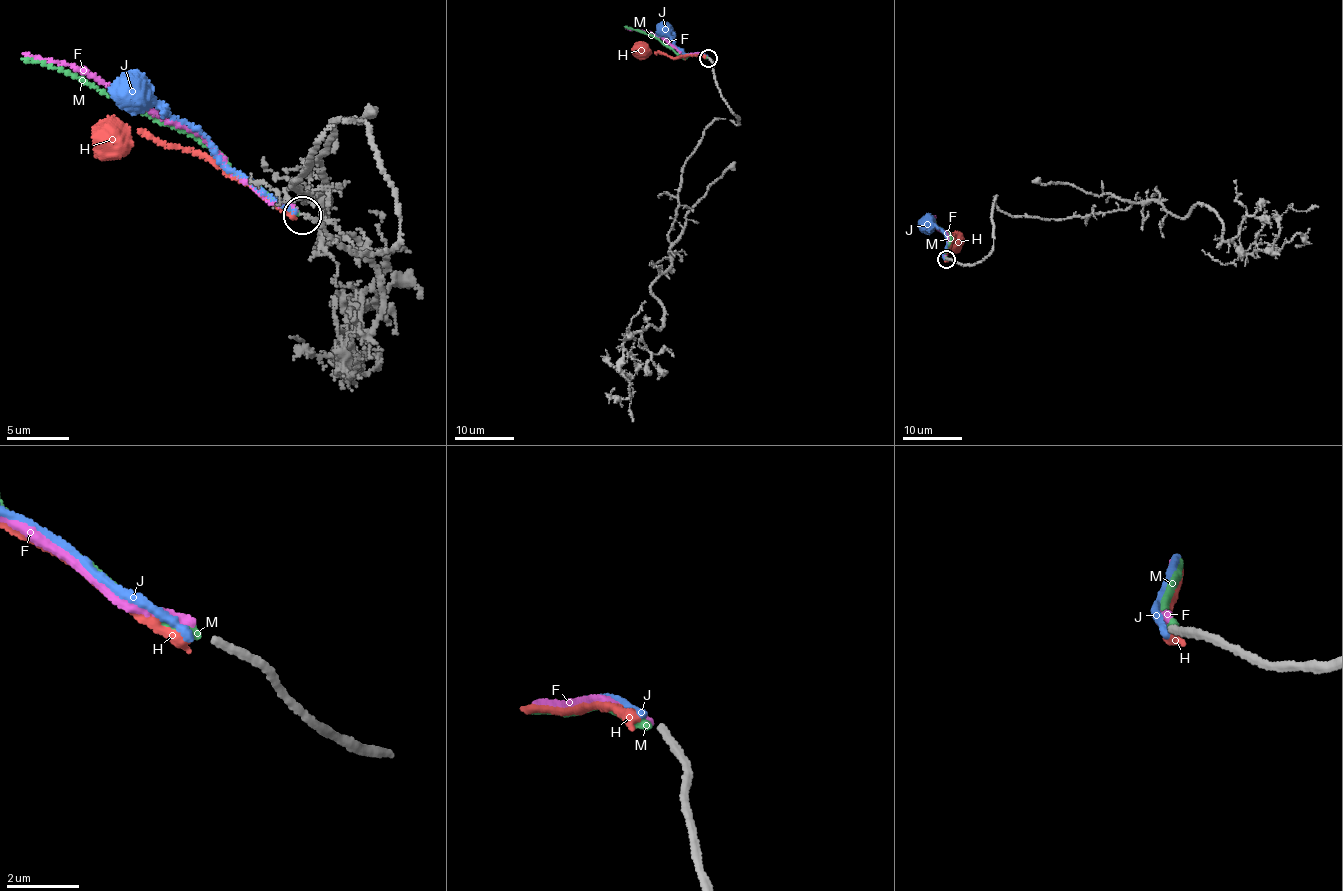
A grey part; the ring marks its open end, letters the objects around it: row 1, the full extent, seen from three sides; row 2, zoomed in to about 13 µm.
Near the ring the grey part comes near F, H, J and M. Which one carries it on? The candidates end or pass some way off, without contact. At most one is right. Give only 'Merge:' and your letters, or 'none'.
Merge: none

